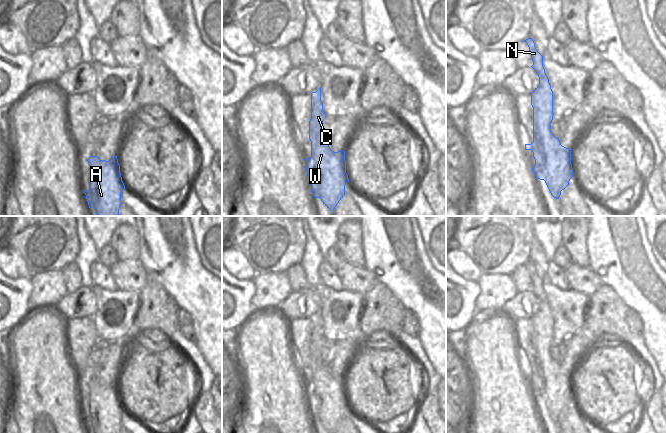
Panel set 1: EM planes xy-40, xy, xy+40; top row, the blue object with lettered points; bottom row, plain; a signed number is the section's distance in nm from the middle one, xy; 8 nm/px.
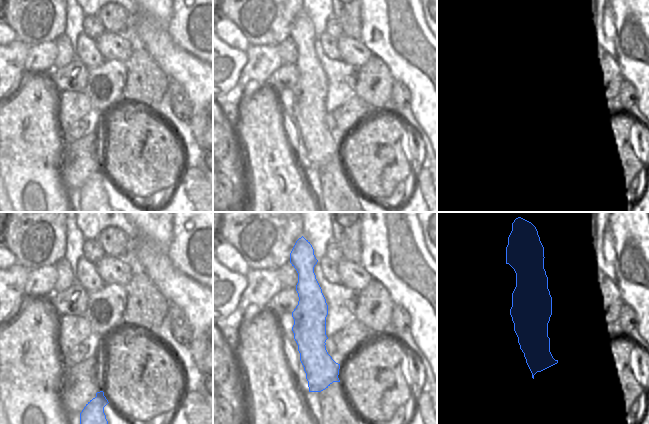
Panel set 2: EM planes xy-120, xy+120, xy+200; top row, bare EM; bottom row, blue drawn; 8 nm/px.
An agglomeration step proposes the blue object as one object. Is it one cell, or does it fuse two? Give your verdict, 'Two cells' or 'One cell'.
One cell.

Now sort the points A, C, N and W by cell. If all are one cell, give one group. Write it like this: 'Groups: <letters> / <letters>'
Groups: A C N W.

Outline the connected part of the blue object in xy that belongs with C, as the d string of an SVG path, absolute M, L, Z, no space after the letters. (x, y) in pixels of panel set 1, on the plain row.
M320 311L311 317L311 381L304 384L314 421L320 422L327 432L335 433L345 419L345 409L349 403L346 397L345 375L332 375L327 360L323 359L323 345L326 340Z

